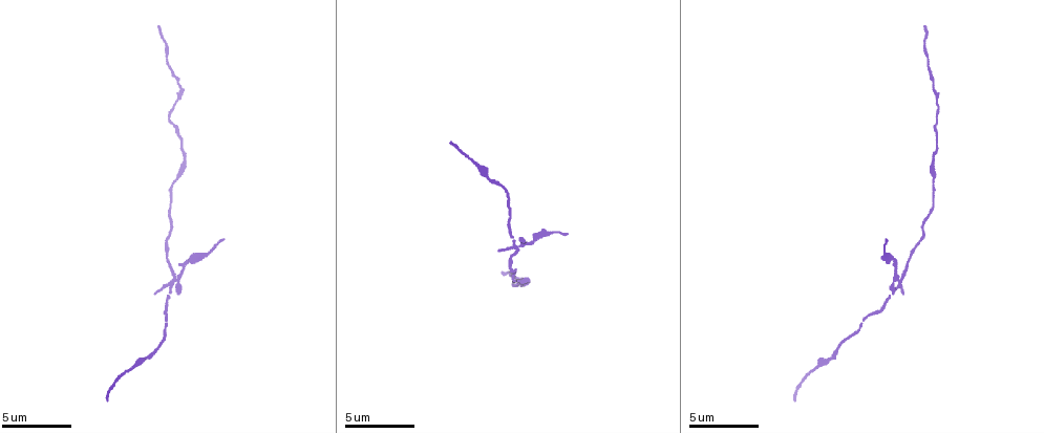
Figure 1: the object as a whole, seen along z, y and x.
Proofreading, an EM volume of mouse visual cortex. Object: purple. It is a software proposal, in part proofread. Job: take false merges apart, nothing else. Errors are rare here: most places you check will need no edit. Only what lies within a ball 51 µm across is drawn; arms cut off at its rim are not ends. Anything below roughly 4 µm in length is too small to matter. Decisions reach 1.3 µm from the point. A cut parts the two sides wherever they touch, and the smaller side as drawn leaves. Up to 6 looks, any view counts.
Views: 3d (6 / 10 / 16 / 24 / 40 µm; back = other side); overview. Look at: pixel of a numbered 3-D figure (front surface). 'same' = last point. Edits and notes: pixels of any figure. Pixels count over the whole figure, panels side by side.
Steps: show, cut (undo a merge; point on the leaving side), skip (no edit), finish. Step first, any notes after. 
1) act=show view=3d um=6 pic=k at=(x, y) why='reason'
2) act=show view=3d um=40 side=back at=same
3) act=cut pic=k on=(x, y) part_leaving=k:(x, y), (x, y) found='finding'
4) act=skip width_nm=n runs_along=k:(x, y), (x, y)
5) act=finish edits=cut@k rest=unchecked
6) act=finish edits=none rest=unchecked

act=show view=3d um=10 pic=1 at=(179, 277)

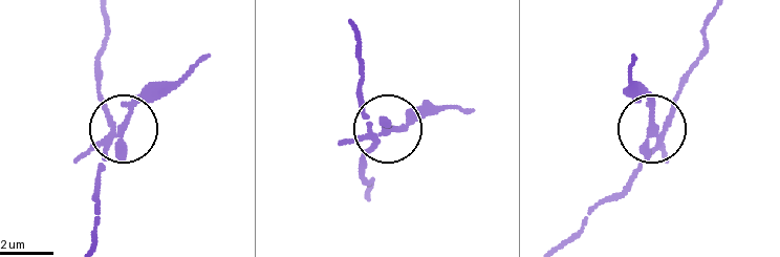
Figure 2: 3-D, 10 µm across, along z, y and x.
act=cut pic=2 on=(74, 159) part_leaving=2:(110, 135), (137, 104), (164, 92), (209, 57) found='two cells meet here'

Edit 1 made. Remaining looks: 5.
act=show view=overview

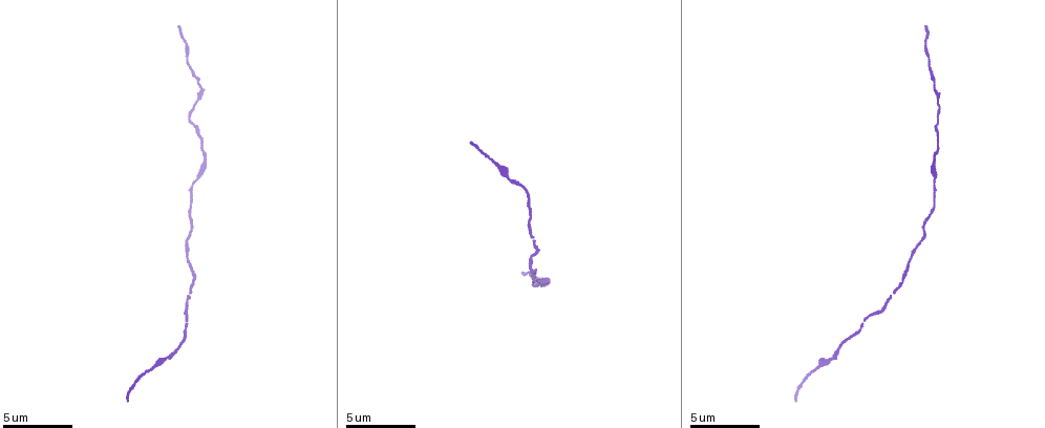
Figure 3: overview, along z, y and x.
act=show view=3d um=16 pic=3 at=(175, 351) why='thick turns thin'

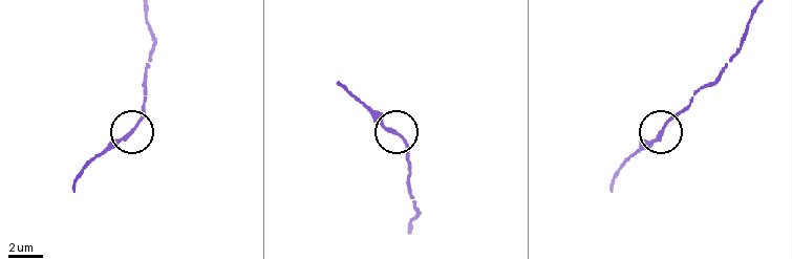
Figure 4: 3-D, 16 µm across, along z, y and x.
act=show view=3d um=16 side=back pic=4 at=(134, 131) why='from behind'

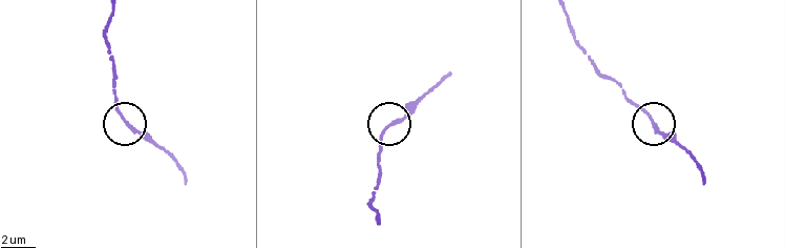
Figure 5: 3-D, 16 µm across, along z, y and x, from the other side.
act=skip found='all the same cell'

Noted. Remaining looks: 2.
act=show view=3d um=6 pic=3 at=(936, 116) why='narrows sharply'

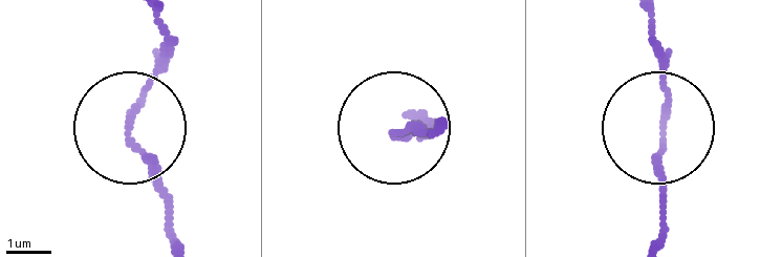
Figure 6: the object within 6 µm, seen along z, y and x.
act=skip found='continuous, no second cell'

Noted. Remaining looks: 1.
act=finish edits=cut@2 rest=unchecked

